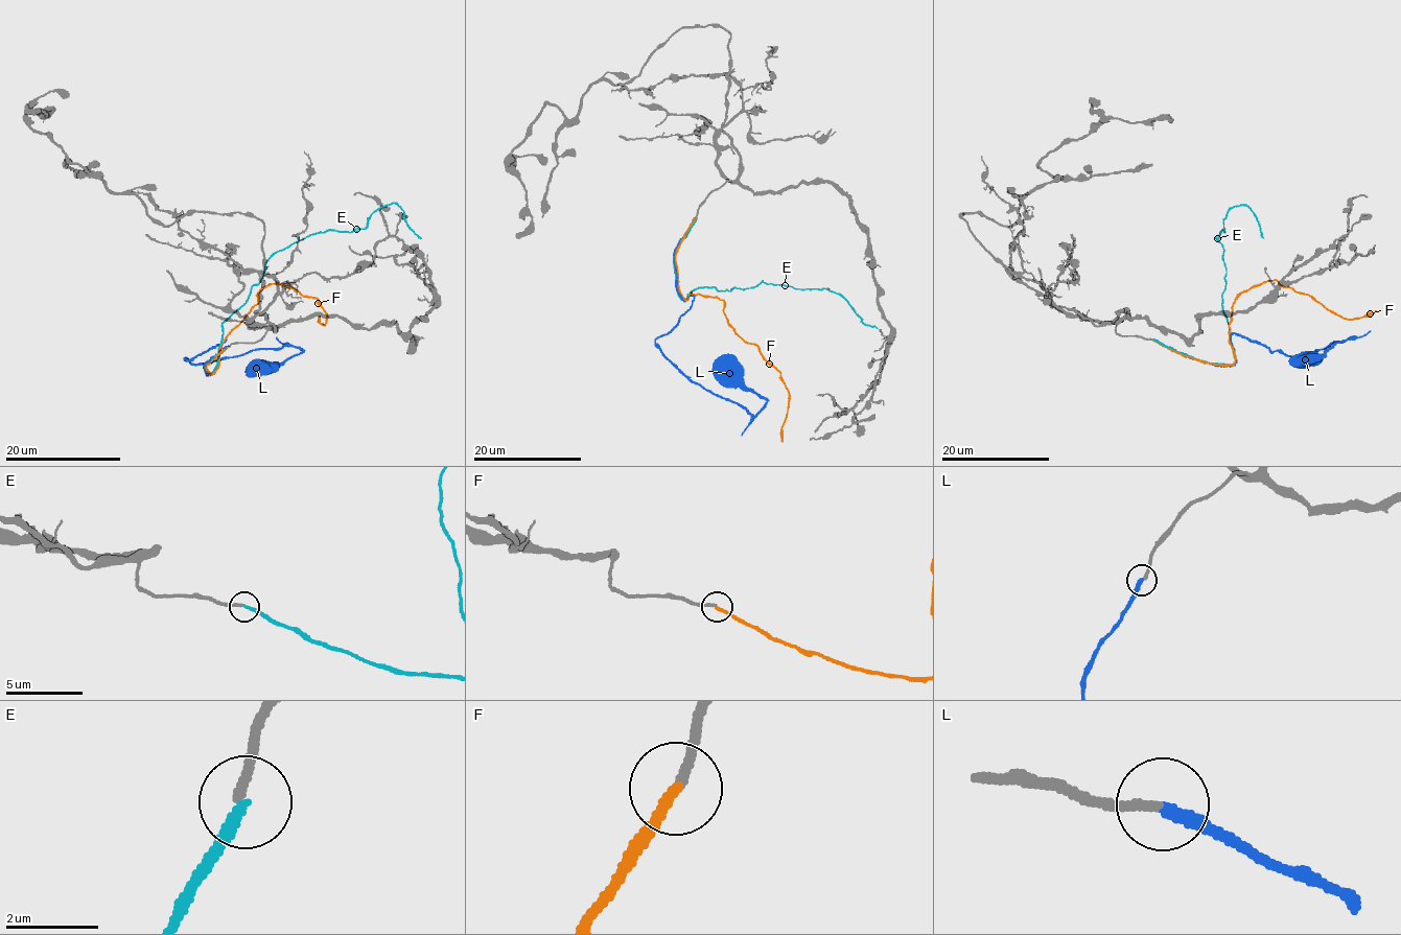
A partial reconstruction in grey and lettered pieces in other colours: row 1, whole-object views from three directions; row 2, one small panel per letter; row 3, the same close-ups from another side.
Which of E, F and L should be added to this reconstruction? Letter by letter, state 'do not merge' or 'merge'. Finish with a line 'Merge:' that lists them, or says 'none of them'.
E: do not merge
F: merge
L: do not merge
Merge: F

